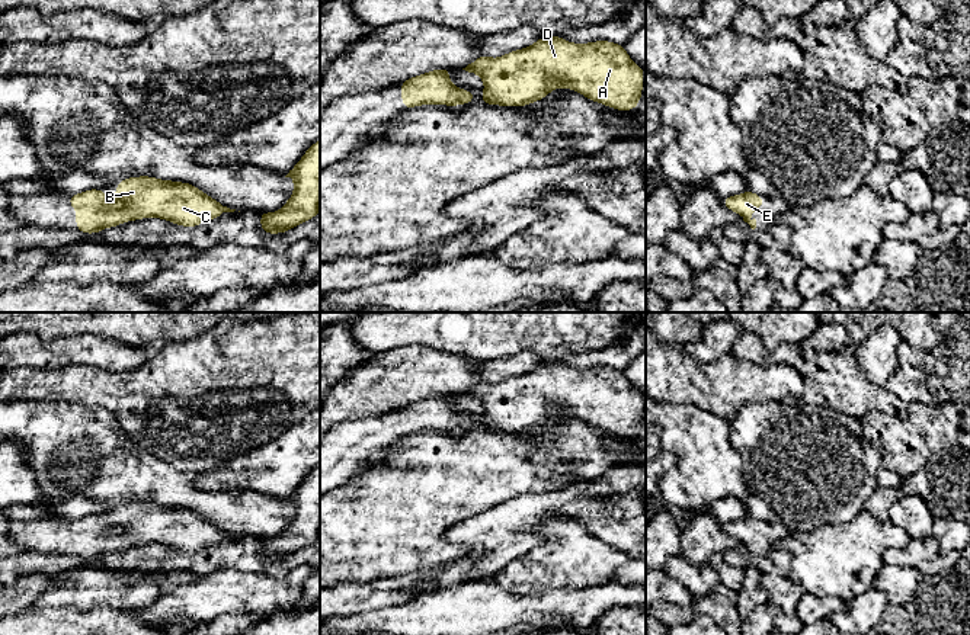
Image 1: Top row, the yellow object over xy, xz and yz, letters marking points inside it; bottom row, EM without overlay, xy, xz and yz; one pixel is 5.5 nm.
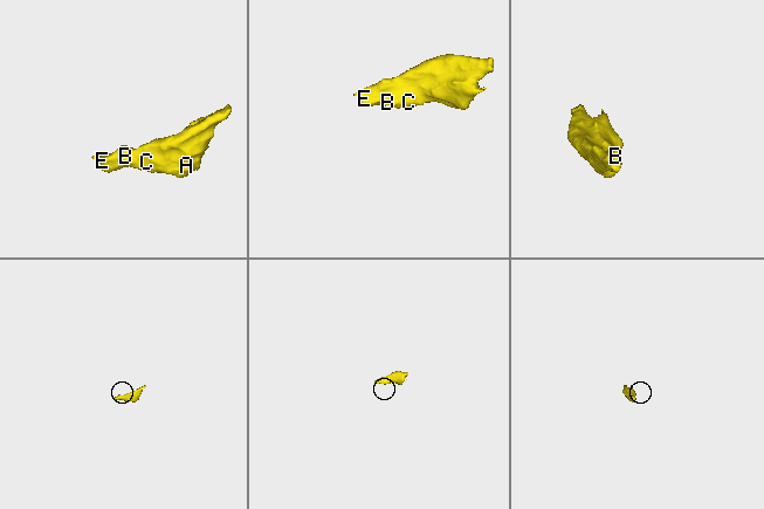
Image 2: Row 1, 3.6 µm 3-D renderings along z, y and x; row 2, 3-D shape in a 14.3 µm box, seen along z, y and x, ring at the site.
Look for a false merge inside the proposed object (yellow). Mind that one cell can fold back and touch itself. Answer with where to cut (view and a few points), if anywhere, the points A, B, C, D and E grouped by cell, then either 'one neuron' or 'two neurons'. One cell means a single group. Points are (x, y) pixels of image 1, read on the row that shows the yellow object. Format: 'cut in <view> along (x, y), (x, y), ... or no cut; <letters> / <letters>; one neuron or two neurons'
no cut; A B C D E; one neuron

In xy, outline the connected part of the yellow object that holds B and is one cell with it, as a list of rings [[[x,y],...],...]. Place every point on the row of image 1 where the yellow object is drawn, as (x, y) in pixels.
[[[151,176],[127,177],[116,183],[116,196],[108,198],[102,189],[87,189],[68,195],[76,214],[76,230],[97,234],[124,222],[156,217],[180,227],[201,224],[234,212],[199,187]]]

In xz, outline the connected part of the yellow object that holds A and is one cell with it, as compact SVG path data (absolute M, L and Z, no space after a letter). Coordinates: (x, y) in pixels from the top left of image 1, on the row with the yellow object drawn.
M548 35L499 58L483 54L462 70L484 81L481 105L522 108L561 87L628 112L643 94L644 68L611 41L574 44Z

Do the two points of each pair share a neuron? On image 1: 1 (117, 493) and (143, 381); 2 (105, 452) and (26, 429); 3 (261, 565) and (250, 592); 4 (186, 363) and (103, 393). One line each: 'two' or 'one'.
1: two
2: one
3: two
4: one

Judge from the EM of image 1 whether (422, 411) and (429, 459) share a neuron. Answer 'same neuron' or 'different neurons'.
different neurons

